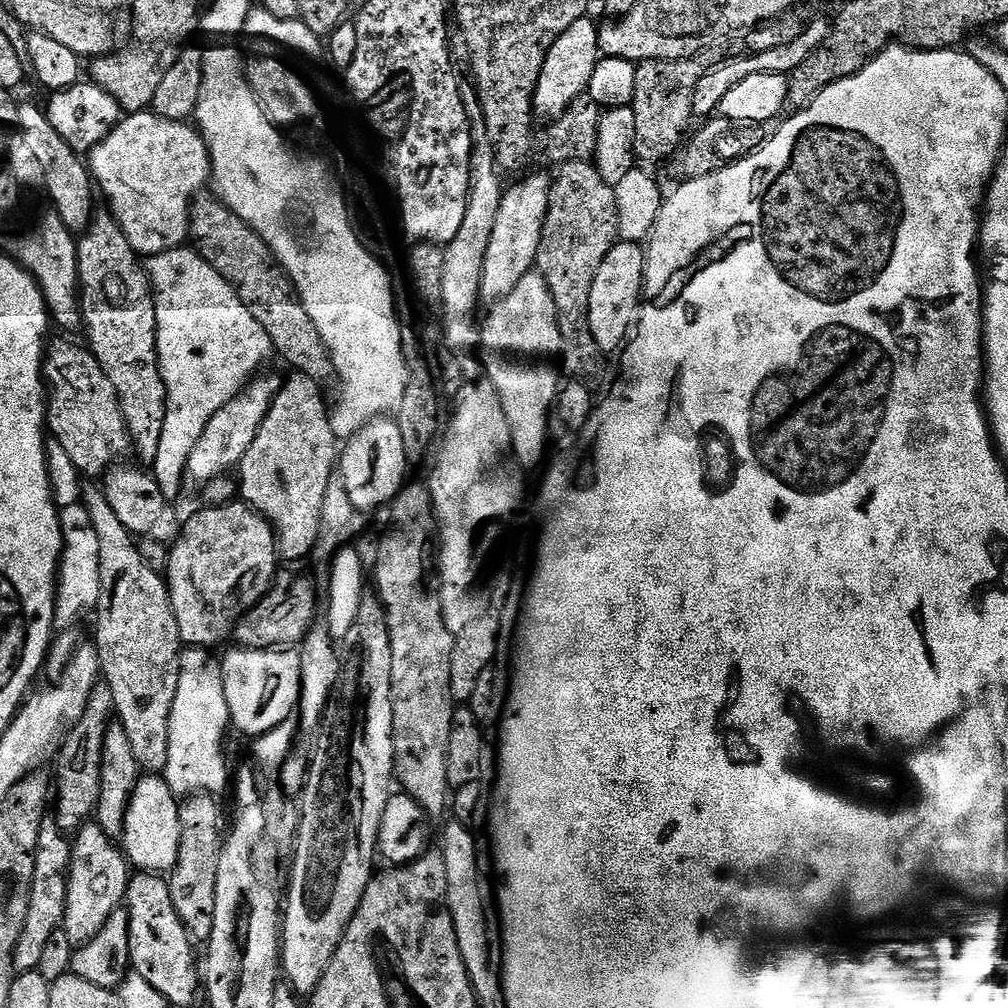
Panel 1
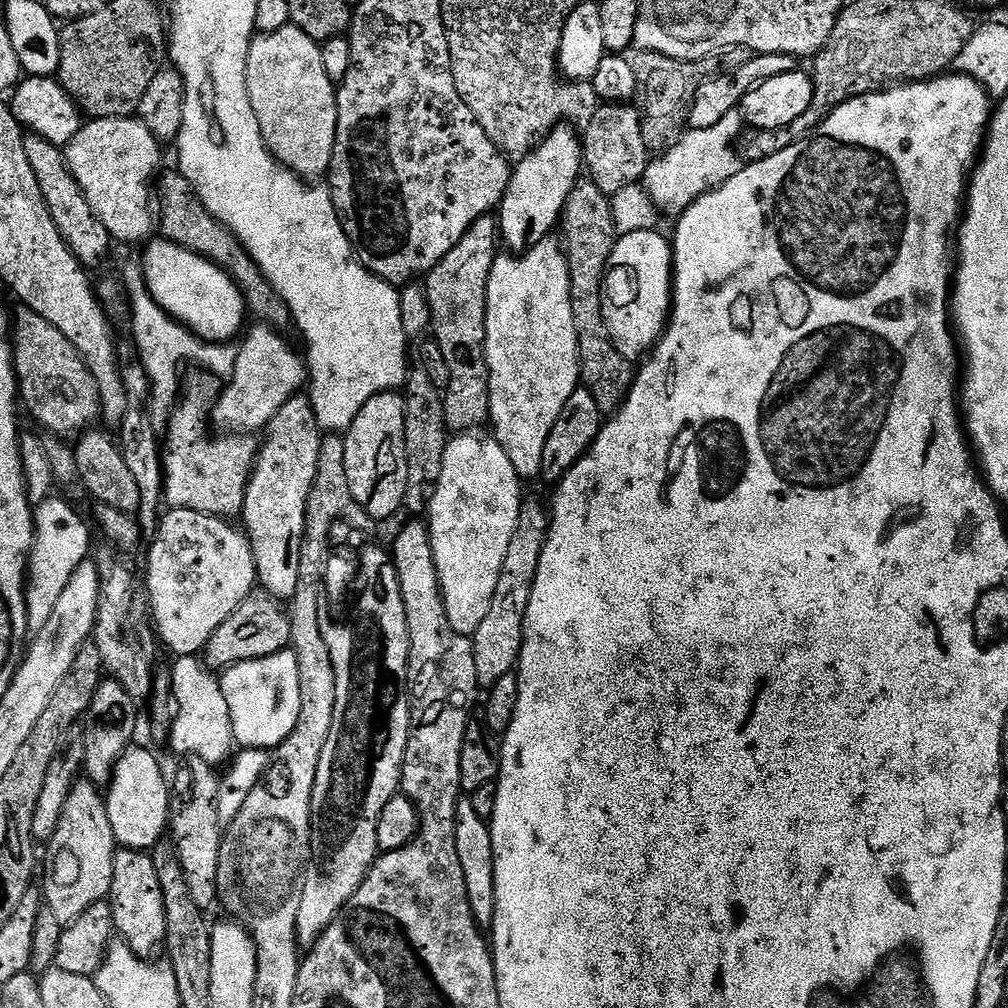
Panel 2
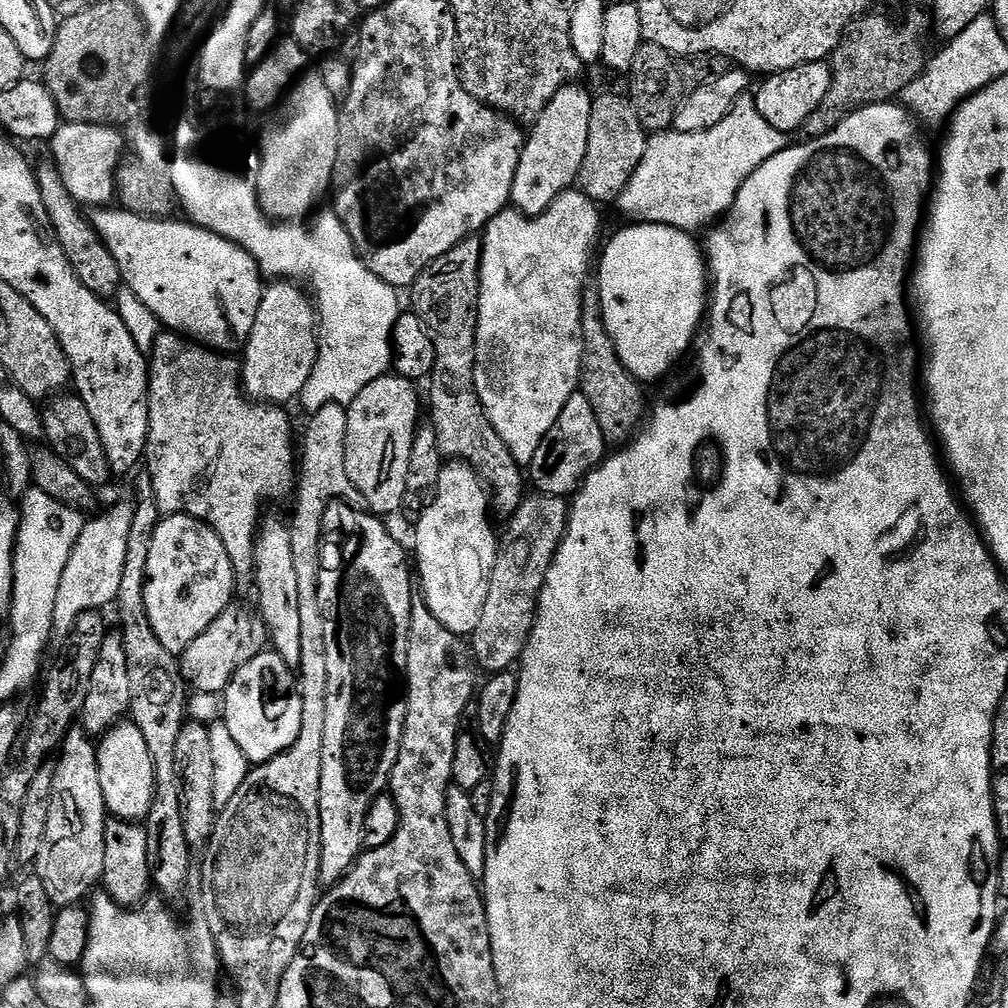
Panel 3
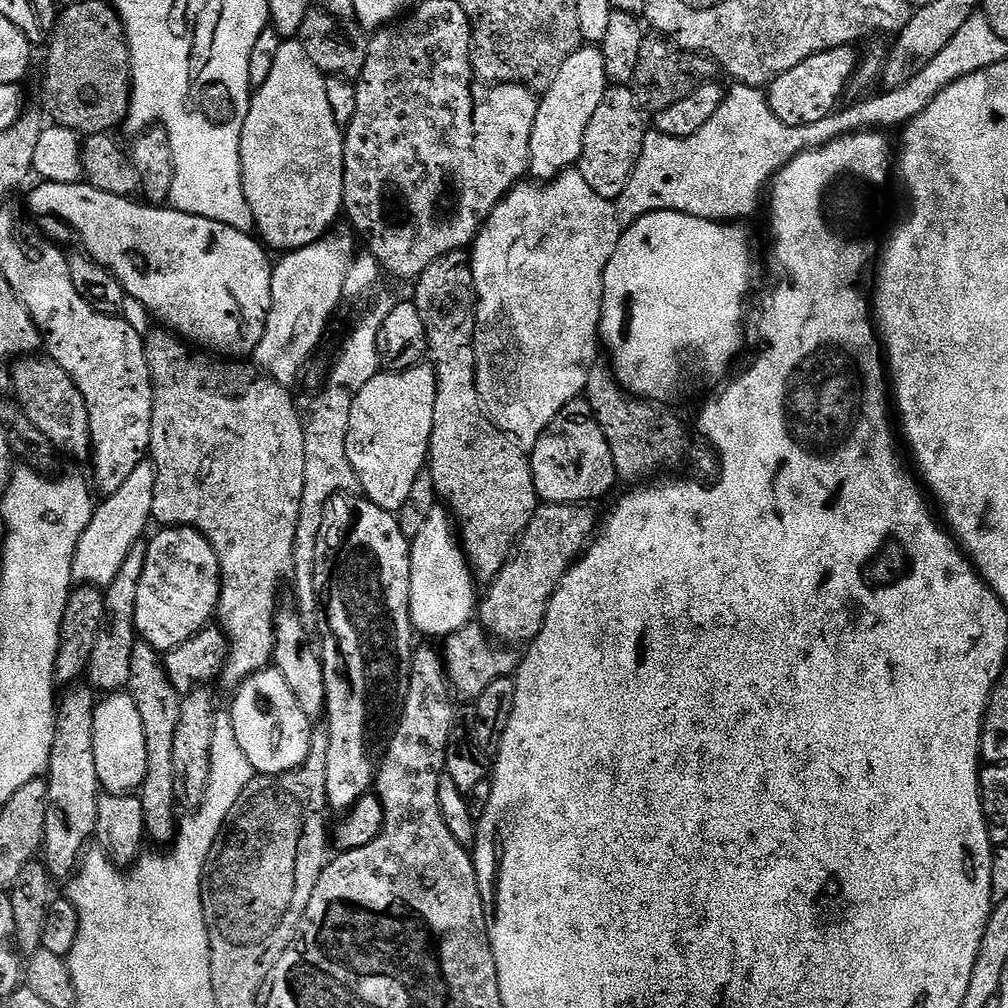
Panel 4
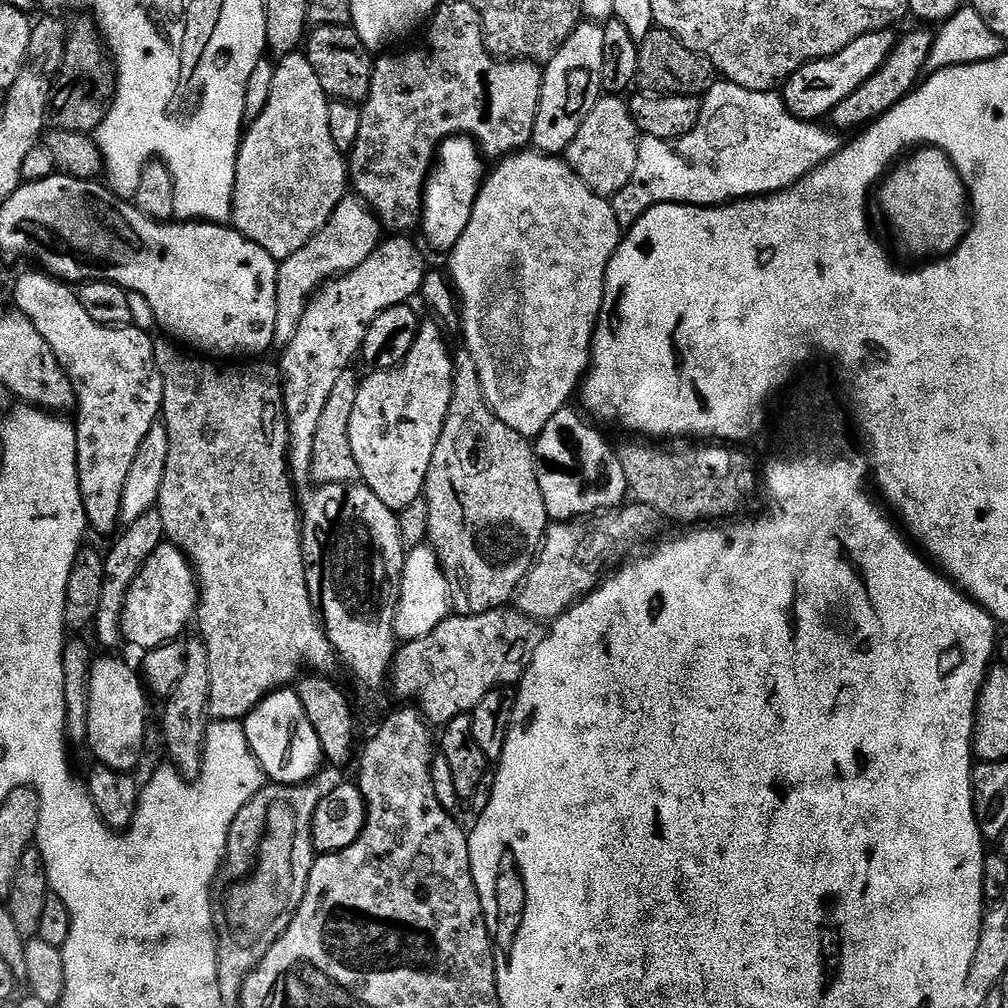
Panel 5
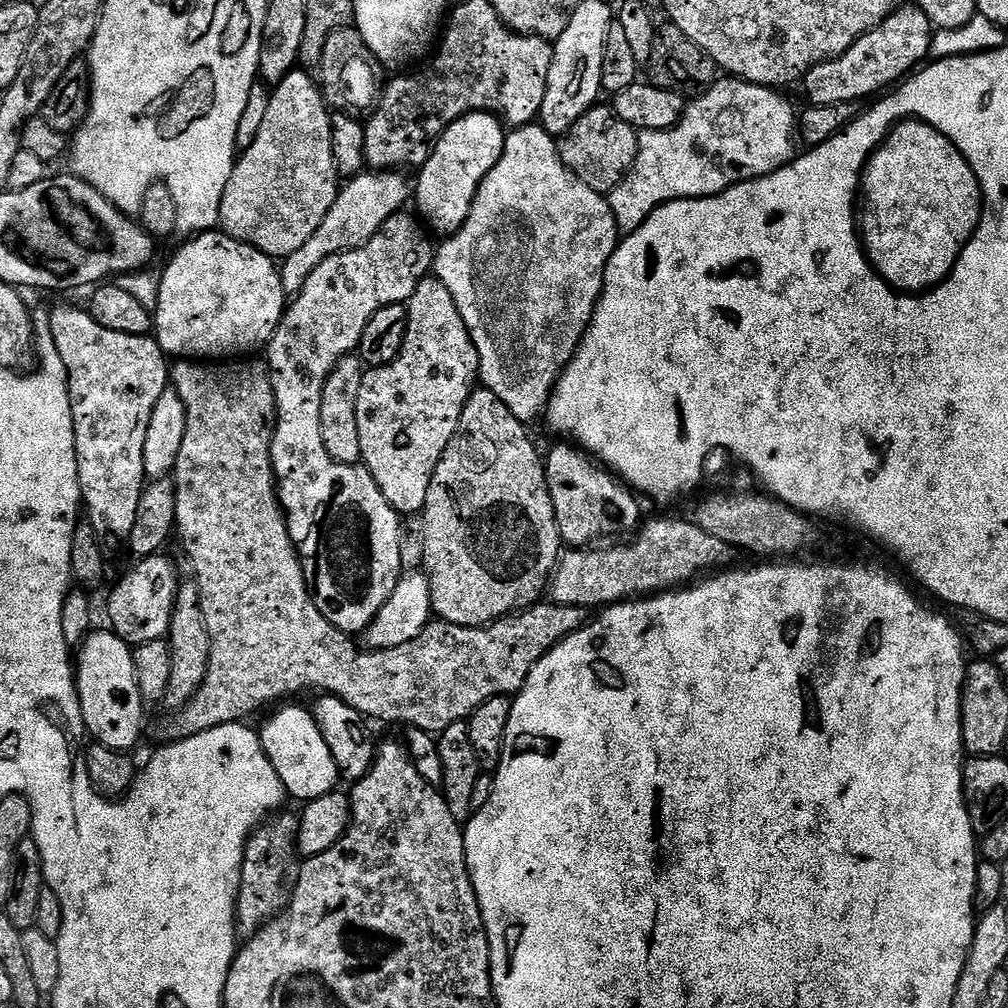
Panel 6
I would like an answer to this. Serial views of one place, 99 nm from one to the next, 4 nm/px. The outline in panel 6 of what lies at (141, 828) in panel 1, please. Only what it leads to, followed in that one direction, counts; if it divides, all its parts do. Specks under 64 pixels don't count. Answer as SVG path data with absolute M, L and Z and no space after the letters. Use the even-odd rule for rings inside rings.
M111 630L88 633L74 656L76 693L80 699L80 709L84 728L95 743L110 750L131 753L132 747L144 732L144 708L146 702L138 690L138 674L134 674L133 649L121 636Z

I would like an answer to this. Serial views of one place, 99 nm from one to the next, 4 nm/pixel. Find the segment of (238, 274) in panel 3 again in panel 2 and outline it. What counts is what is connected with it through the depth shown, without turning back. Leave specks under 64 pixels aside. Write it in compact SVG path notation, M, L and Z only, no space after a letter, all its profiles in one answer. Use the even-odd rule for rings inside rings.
M163 238L149 239L146 247L142 275L149 294L162 311L205 342L223 344L241 335L246 305L240 287L228 273L214 262Z

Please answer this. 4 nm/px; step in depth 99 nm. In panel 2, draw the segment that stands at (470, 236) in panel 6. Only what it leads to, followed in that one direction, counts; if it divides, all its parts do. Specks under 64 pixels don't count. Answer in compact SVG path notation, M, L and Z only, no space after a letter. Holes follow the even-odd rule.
M549 238L520 255L497 255L492 263L486 298L486 366L488 367L488 414L496 441L506 450L521 481L537 479L542 470L546 438L558 422L570 394L581 387L580 339L576 333L570 290L570 270L561 241Z

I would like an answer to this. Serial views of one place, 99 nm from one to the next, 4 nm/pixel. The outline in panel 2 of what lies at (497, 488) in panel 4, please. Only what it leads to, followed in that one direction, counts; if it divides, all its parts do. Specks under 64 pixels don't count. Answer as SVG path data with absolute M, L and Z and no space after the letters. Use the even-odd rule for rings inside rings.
M489 214L478 218L466 234L434 266L431 272L427 273L426 291L428 293L428 306L432 311L432 323L430 325L431 335L436 344L442 346L442 355L446 357L446 367L450 369L450 378L447 388L443 389L442 399L444 401L444 421L448 423L449 429L453 433L470 432L481 427L480 423L489 419L488 414L488 367L486 366L486 354L484 353L484 343L486 342L486 298L488 297L488 279L492 263L496 261L498 249L496 243L501 243L502 237L498 227L498 220L495 215Z

